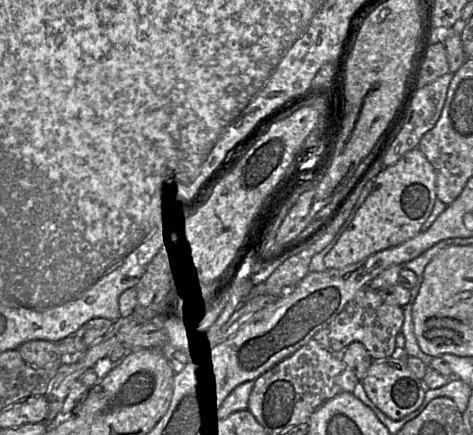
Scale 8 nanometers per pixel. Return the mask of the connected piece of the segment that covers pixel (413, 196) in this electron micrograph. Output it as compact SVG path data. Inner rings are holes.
M418 148L411 149L395 164L383 168L374 178L371 193L357 210L353 220L333 249L325 256L324 264L326 268L344 268L376 252L398 246L415 237L421 232L421 226L429 217L436 199L436 175L432 165Z

